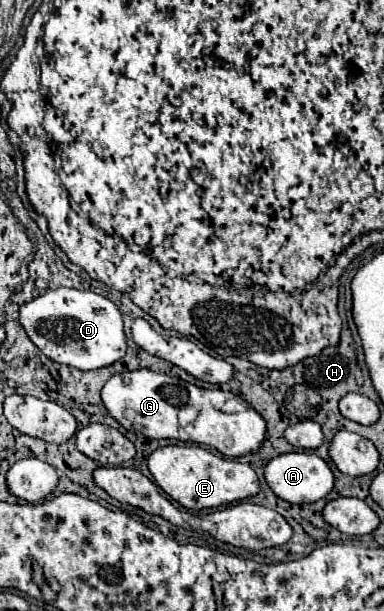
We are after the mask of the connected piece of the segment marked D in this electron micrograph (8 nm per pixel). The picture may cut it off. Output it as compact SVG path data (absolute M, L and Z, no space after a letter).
M55 289L25 303L19 313L29 339L53 361L81 371L101 369L126 355L127 340L122 314L107 297L93 291Z

